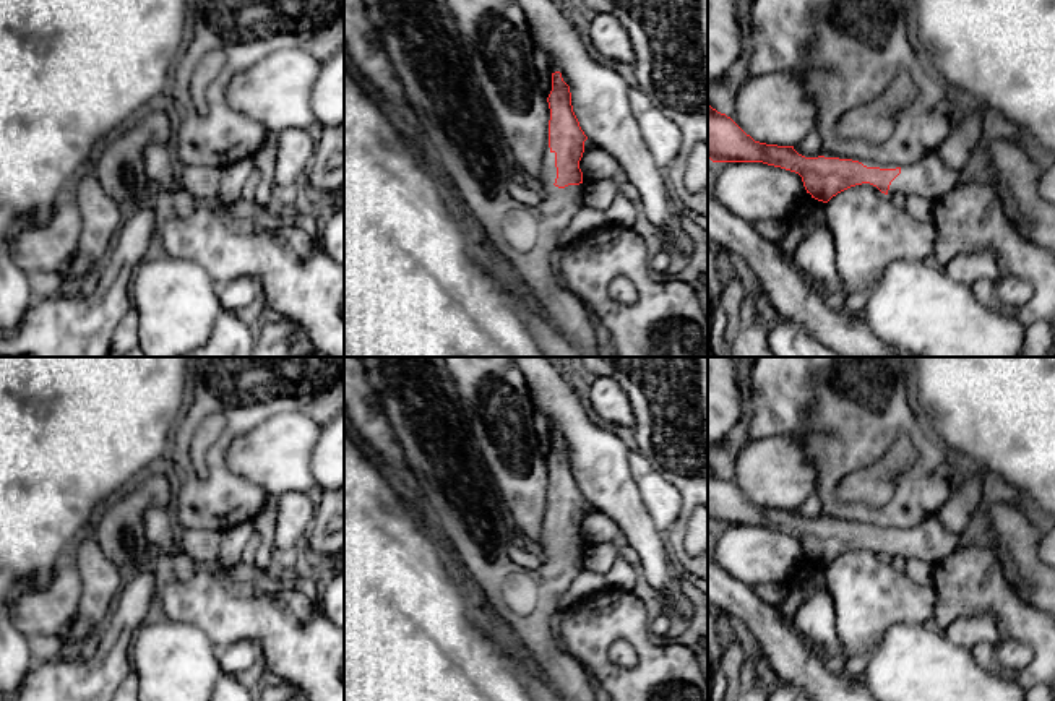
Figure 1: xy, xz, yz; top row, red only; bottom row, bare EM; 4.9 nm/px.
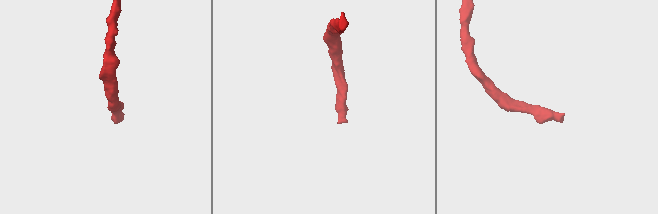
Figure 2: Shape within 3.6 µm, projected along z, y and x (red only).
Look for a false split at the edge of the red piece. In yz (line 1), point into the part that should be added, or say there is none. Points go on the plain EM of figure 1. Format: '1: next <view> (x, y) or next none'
1: next yz (932, 542)

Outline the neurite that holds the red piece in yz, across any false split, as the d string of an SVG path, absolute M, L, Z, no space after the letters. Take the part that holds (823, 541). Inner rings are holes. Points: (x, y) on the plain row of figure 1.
M708 467L708 523L713 526L763 526L795 535L812 561L828 566L838 557L862 547L876 550L893 561L911 557L938 563L961 542L961 534L948 532L935 516L917 531L880 532L839 521L805 521L794 510L755 505L730 480Z

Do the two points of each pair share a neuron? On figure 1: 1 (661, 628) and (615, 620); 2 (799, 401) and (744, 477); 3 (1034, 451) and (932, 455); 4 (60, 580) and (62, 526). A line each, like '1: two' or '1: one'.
1: two
2: two
3: two
4: two

